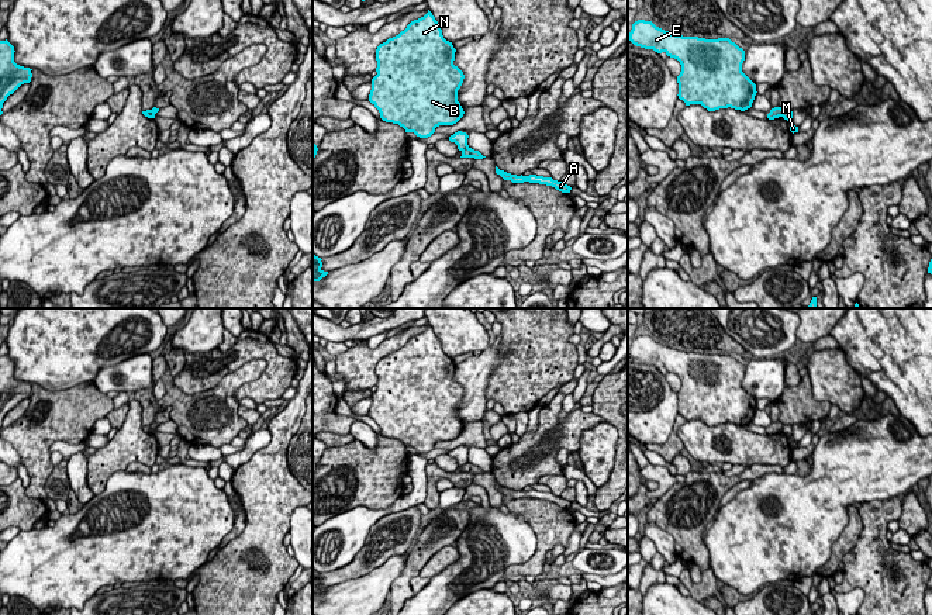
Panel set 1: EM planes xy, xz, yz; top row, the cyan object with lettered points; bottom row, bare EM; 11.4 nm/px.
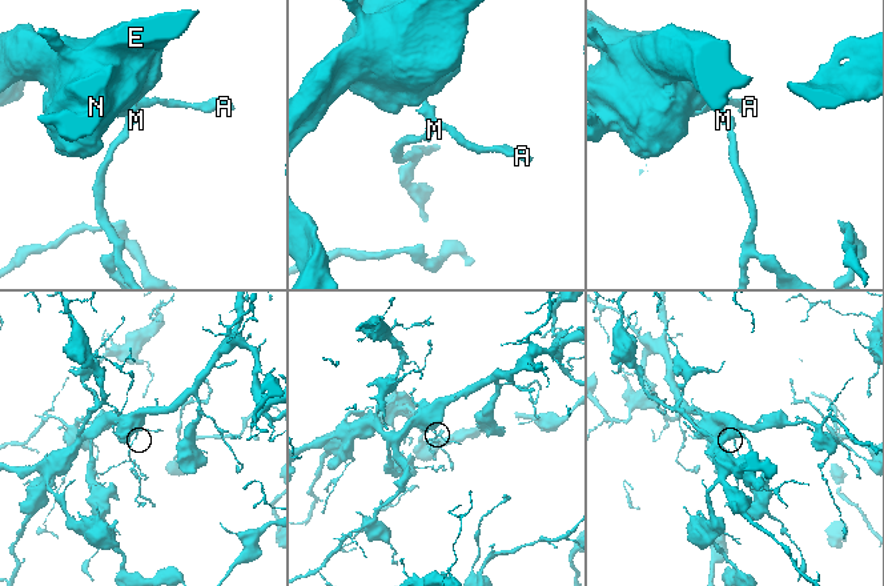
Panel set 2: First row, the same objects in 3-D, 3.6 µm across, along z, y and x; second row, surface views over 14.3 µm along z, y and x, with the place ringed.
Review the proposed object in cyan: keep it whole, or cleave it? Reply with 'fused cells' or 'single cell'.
fused cells

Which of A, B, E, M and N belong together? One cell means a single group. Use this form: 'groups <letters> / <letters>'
groups A M / B E N

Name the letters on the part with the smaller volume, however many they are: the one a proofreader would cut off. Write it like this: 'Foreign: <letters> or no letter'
Foreign: A, M

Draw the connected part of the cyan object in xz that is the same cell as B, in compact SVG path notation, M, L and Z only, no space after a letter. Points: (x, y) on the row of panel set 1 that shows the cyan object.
M432 13L411 21L398 35L389 38L376 49L377 75L372 79L369 101L379 110L386 122L398 124L405 132L428 138L439 125L453 125L465 114L458 101L465 75L453 65L452 42L442 35Z

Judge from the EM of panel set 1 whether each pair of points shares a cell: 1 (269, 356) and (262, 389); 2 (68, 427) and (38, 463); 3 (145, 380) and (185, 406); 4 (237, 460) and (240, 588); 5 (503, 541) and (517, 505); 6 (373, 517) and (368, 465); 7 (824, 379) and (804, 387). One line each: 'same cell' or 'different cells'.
1: same cell
2: same cell
3: different cells
4: different cells
5: different cells
6: different cells
7: different cells

